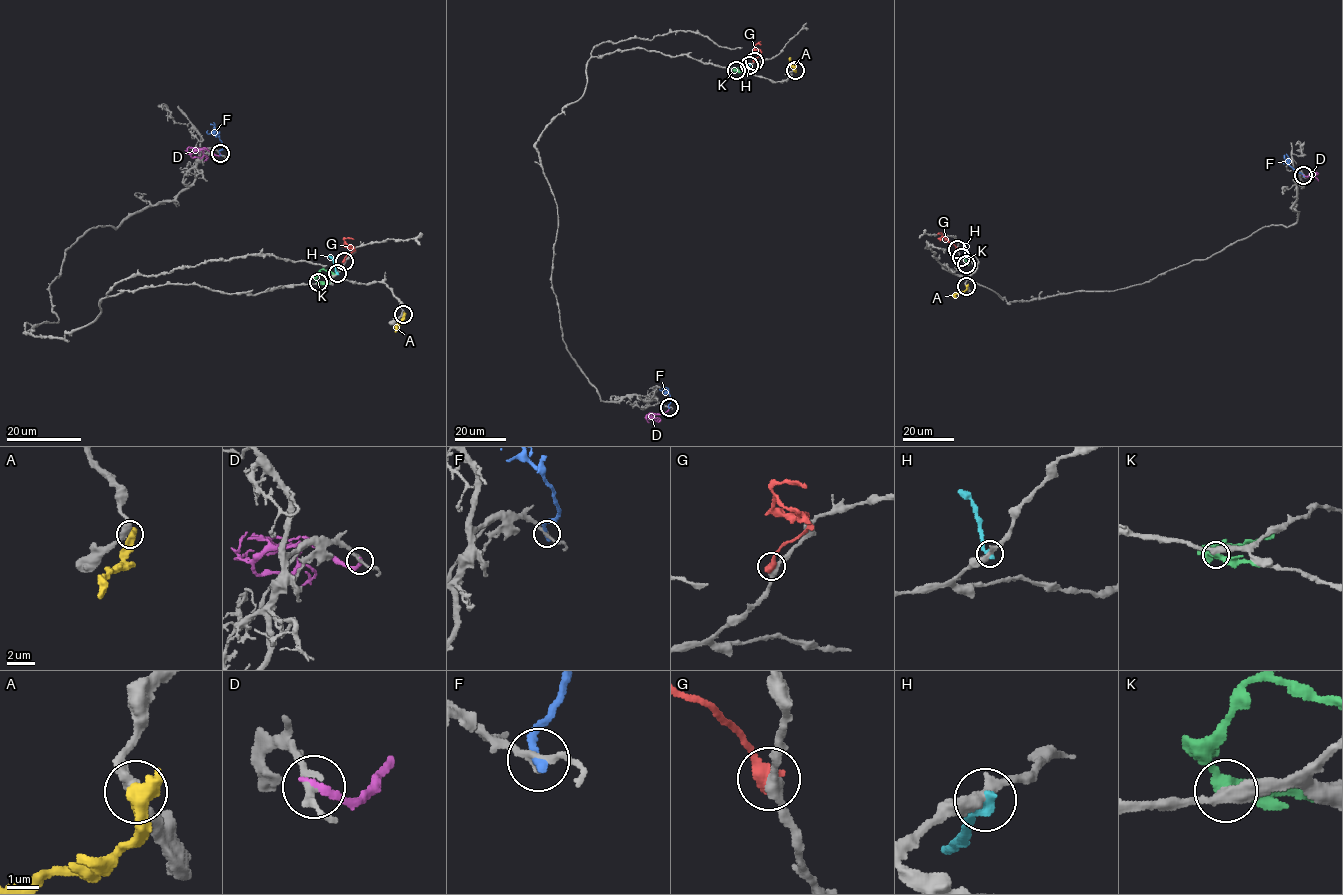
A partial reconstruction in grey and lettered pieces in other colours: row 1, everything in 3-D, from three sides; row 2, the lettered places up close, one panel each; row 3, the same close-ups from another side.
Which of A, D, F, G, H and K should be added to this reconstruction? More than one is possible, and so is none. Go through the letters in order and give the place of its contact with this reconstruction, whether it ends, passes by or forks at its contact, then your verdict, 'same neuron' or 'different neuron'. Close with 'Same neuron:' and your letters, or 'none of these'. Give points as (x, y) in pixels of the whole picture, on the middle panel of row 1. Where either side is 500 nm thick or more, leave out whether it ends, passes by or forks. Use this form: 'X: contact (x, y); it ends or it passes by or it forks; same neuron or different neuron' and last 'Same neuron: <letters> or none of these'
A: contact (795, 70); different neuron
D: contact (669, 408); it ends; same neuron
F: contact (669, 407); it ends; different neuron
G: contact (754, 61); different neuron
H: contact (749, 65); it ends; different neuron
K: contact (736, 70); it passes by; different neuron
Same neuron: D

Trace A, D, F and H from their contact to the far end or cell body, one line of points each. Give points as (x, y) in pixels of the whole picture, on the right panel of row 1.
A: (966, 285), (966, 289), (954, 298)
D: (1304, 175), (1307, 176), (1310, 172), (1318, 180)
F: (1303, 175), (1289, 164), (1285, 155)
H: (961, 257), (966, 245)

